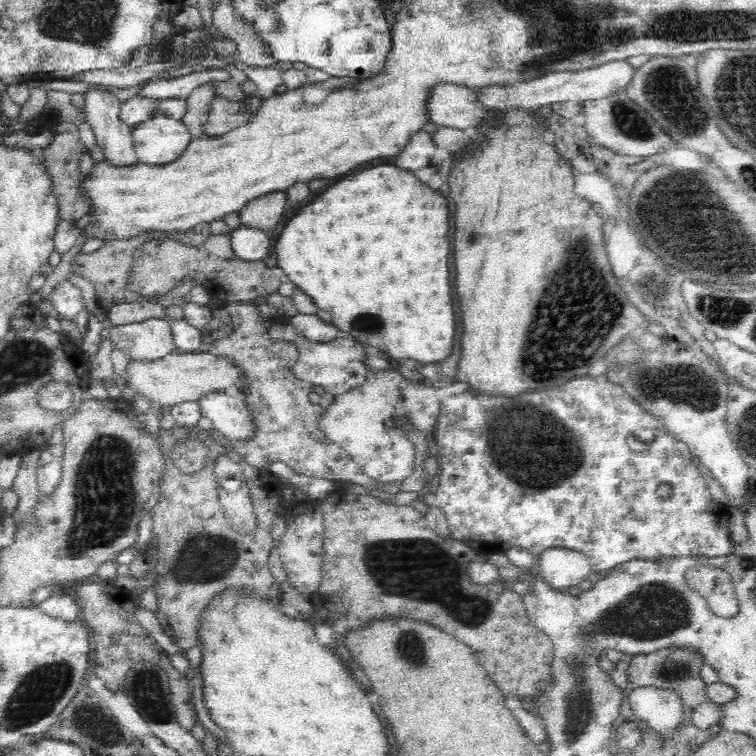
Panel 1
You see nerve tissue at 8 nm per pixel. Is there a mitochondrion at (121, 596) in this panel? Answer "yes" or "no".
no

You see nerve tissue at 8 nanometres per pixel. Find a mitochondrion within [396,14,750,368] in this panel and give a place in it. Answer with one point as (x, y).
(665, 90)

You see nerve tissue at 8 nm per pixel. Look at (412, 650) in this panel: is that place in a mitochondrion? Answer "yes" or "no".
yes

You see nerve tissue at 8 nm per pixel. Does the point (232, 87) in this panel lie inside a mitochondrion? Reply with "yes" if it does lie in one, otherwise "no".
no

